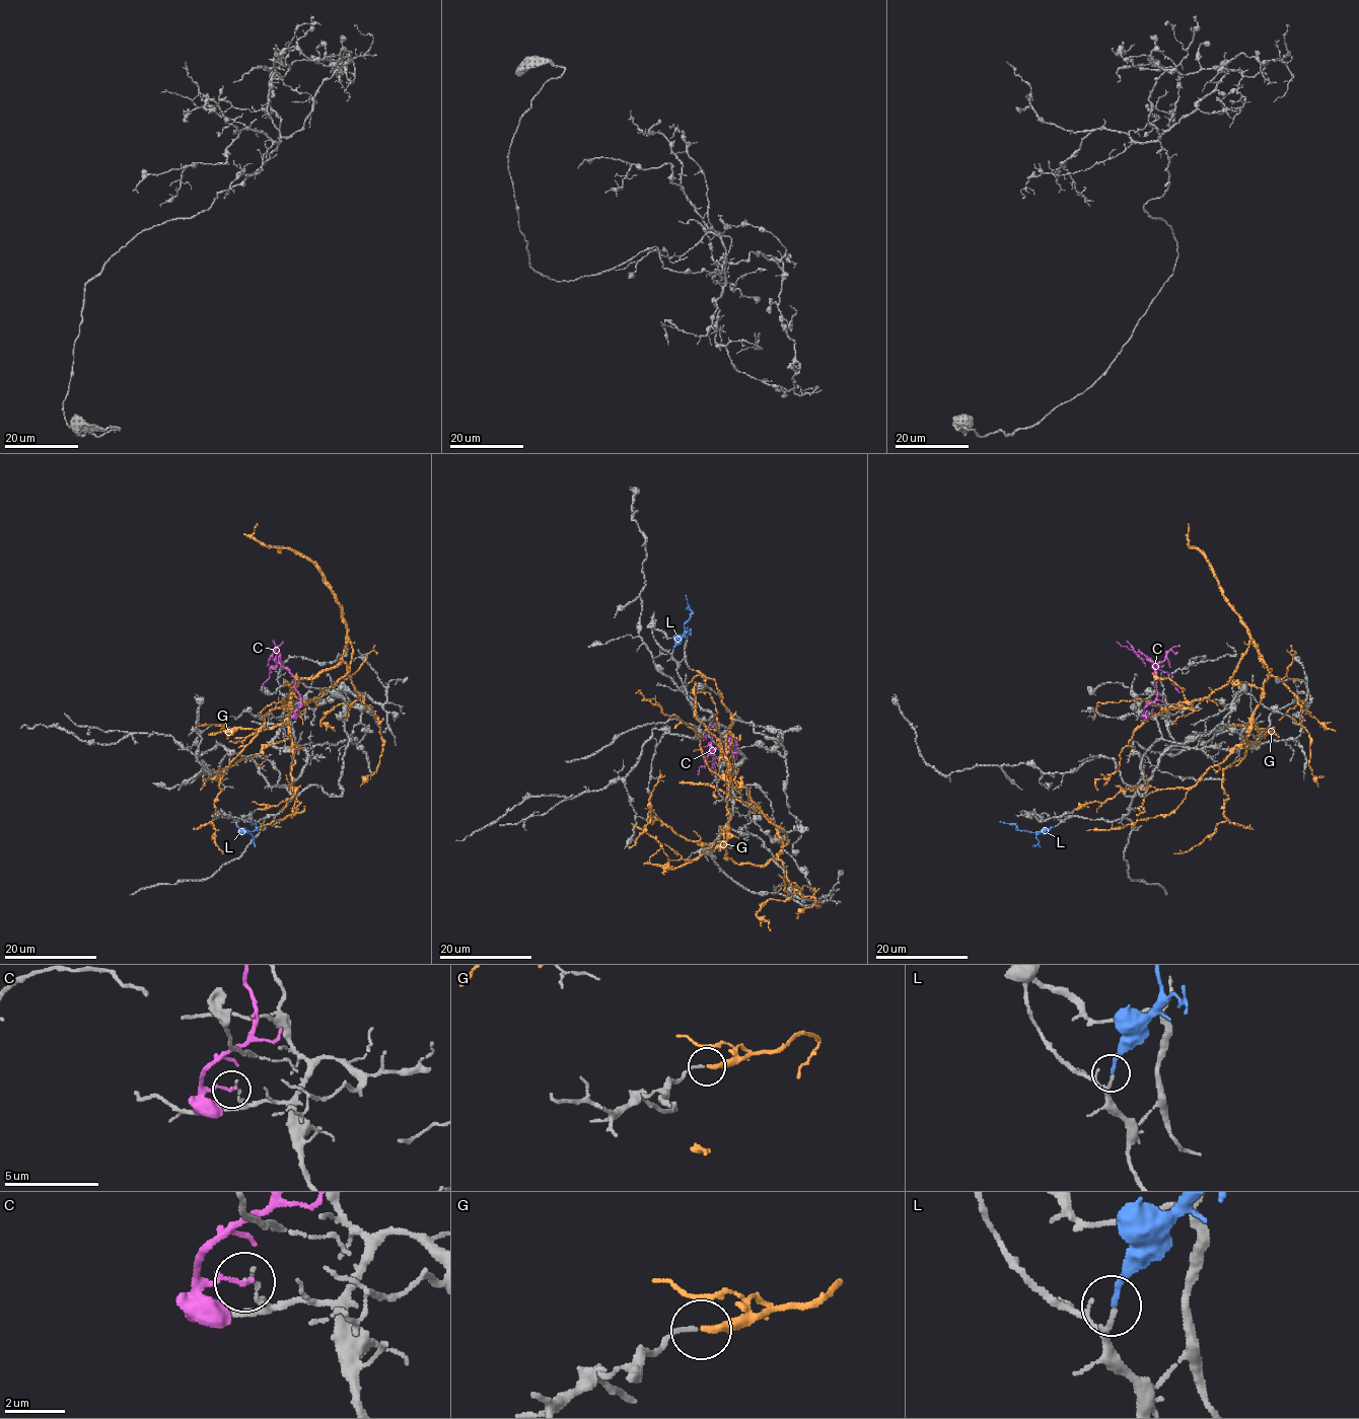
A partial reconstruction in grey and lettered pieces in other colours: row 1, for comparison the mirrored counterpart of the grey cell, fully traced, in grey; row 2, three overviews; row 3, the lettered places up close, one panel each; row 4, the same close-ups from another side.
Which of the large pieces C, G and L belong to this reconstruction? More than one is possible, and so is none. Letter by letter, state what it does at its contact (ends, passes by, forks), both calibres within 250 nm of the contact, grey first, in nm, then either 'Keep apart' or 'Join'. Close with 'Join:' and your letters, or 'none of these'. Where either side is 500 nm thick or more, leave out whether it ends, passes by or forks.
C: It ends there. Thickness 150 nm (grey) against 170 nm. Keep apart
G: It ends there. Thickness 140 nm (grey) against 220 nm. Keep apart
L: It ends there. Thickness 190 nm (grey) against 160 nm. Join
Join: L

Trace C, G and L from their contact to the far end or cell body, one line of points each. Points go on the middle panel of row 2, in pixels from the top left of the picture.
C: (730, 746), (733, 739), (734, 752), (718, 748), (705, 754), (706, 764), (699, 768), (698, 774)
G: (696, 670), (732, 717), (725, 855), (767, 864), (785, 832), (708, 767), (692, 728), (636, 693)
L: (672, 651), (690, 617), (691, 610), (685, 595)

